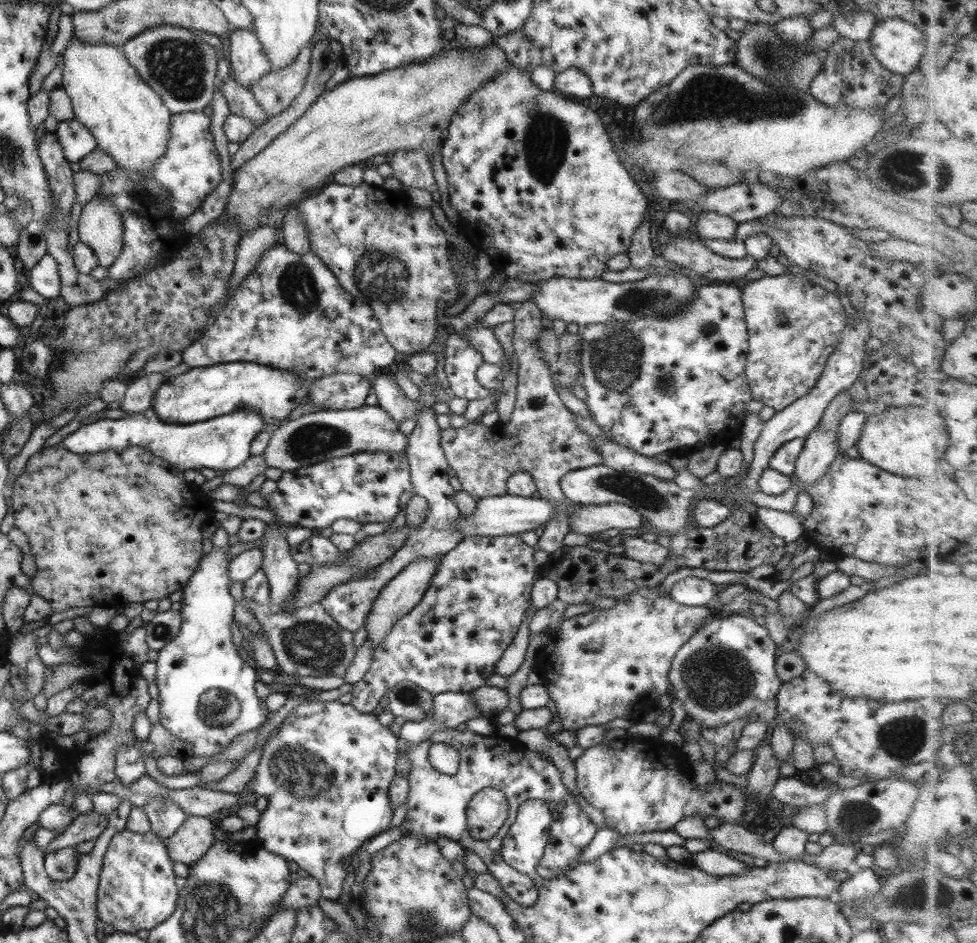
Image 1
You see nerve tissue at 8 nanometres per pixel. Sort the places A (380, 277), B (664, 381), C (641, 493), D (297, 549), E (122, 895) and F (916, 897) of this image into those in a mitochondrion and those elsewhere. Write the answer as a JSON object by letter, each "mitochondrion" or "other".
{"A":"mitochondrion","B":"mitochondrion","C":"mitochondrion","D":"other","E":"other","F":"mitochondrion"}

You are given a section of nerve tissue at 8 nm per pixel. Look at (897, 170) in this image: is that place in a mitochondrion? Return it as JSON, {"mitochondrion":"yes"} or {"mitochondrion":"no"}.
{"mitochondrion":"yes"}

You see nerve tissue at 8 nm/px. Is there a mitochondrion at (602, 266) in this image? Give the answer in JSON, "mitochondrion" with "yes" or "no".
{"mitochondrion":"no"}

